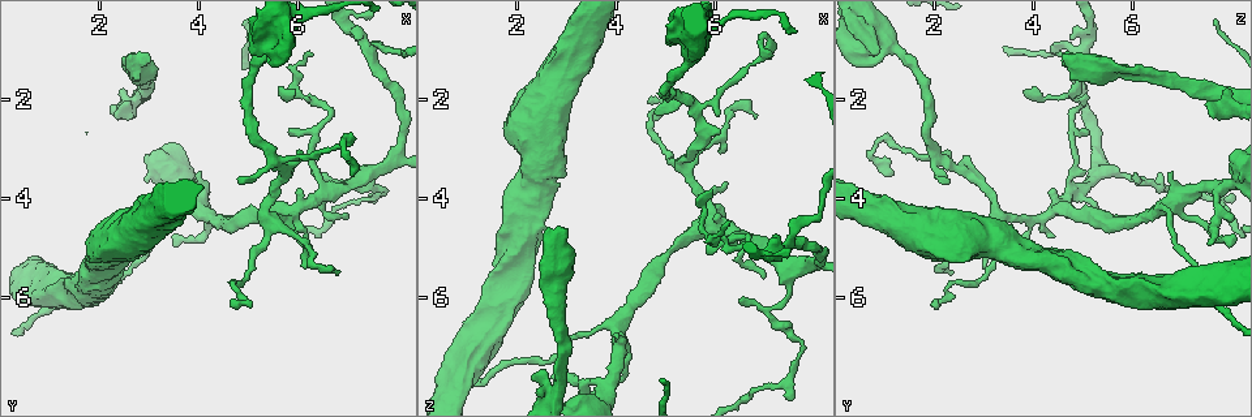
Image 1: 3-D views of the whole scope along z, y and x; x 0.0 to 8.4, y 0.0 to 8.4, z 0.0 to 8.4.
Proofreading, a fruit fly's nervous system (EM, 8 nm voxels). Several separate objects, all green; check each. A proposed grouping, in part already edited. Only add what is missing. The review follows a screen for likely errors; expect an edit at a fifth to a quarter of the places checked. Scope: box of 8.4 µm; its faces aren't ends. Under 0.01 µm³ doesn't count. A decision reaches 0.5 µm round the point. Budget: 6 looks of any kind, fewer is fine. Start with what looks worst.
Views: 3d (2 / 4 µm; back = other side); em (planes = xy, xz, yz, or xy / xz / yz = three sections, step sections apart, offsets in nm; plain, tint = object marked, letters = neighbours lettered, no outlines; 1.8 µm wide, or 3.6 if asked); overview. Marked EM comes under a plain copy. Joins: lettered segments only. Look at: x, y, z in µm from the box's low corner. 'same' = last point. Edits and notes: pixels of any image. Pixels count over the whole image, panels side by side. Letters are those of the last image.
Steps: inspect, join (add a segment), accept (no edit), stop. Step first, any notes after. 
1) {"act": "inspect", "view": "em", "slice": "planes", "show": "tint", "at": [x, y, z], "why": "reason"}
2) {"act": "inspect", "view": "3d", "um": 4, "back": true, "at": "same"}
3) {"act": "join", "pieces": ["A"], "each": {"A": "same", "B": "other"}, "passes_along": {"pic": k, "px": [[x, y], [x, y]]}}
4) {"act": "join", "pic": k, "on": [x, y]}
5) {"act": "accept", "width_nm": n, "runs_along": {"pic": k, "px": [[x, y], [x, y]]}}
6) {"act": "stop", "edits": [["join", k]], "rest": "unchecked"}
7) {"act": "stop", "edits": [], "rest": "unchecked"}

{"act": "inspect", "view": "3d", "um": 4, "at": [2.40, 2.40, 7.70], "why": "an open end"}

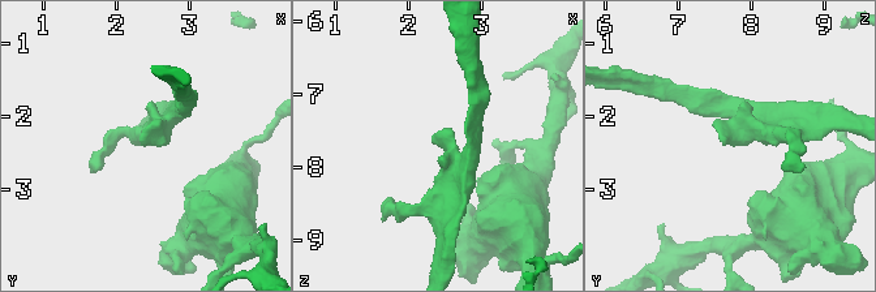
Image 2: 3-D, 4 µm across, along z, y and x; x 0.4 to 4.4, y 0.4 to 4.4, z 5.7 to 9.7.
{"act": "inspect", "view": "em", "slice": "xz", "step": 16, "show": "tint", "at": [2.40, 2.40, 7.65], "arm_widths_nm": [260, 280], "why": "shape alone is not enough"}

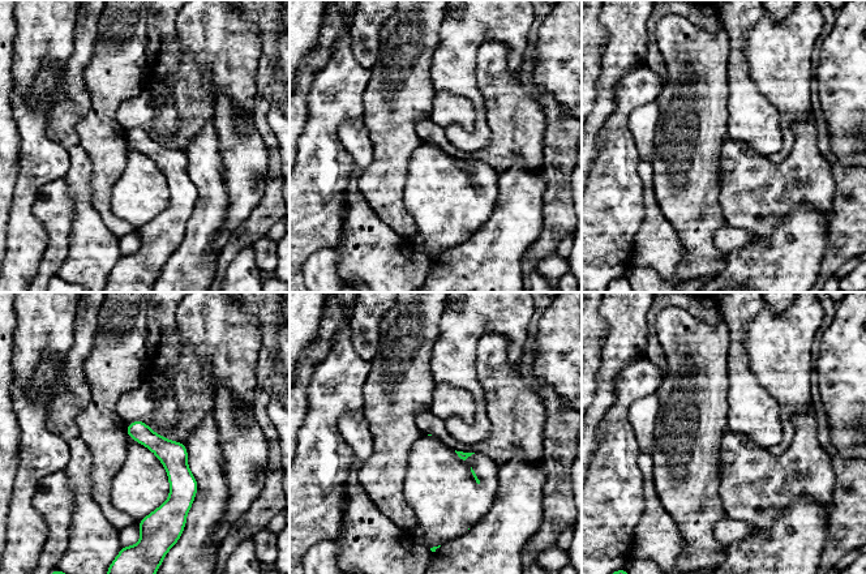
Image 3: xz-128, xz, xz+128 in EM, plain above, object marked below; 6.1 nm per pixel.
{"act": "inspect", "view": "em", "slice": "planes", "show": "letters", "at": "same", "why": "another direction"}

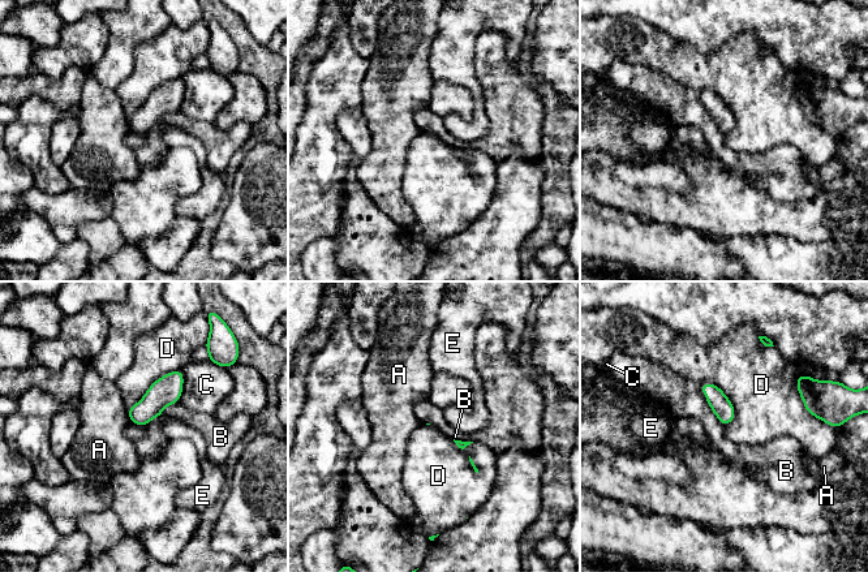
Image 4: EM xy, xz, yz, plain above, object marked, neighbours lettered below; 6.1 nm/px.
{"act": "accept", "each": {"A": "other", "B": "other", "C": "other", "D": "other", "E": "other"}, "border": {"pic": 4, "px": [[699, 385], [730, 400], [730, 424]]}, "found": "no lettered segment goes on from it"}

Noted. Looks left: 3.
{"act": "inspect", "view": "3d", "um": 4, "back": true, "at": [2.85, 1.35, 4.60], "why": "branch stops here"}

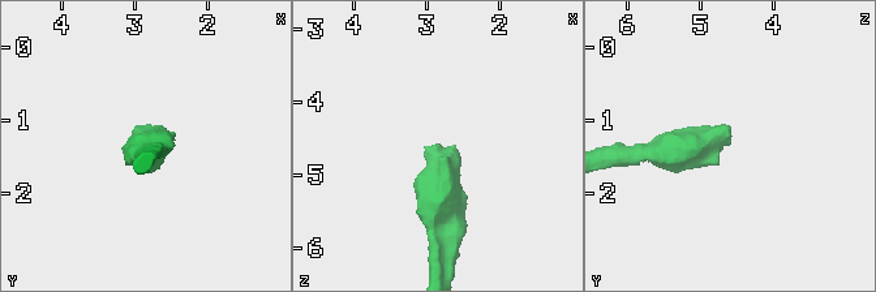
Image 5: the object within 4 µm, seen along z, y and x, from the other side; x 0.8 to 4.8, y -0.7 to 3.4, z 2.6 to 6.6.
{"act": "inspect", "view": "em", "slice": "planes", "show": "letters", "at": [2.95, 1.35, 4.55]}

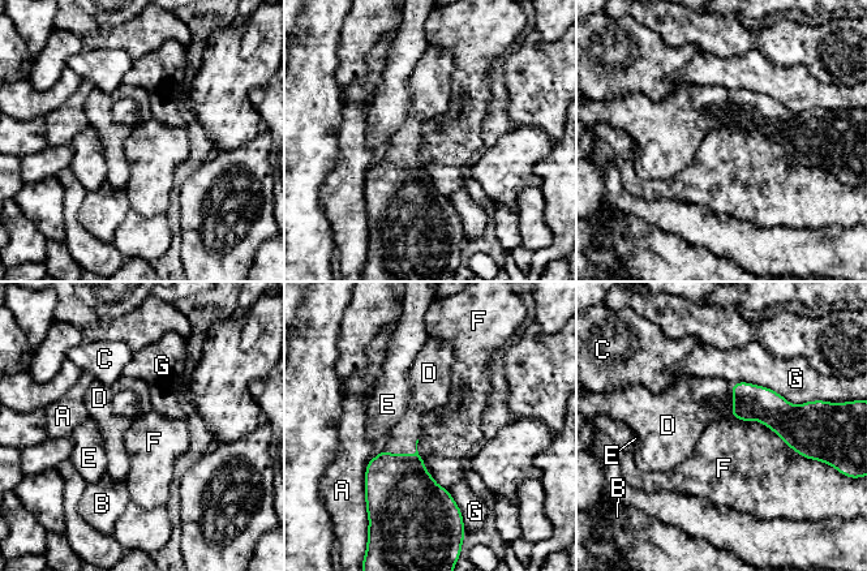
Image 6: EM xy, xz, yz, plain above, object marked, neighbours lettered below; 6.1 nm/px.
{"act": "join", "pieces": ["D"], "each": {"A": "other", "B": "other", "C": "other", "D": "same", "E": "other", "F": "other", "G": "other"}, "passes_along": {"pic": 6, "px": [[399, 492], [406, 454], [403, 436]]}, "found": "the neuron continues"}

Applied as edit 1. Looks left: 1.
{"act": "stop", "edits": [["join", 6]], "rest": "unchecked"}

